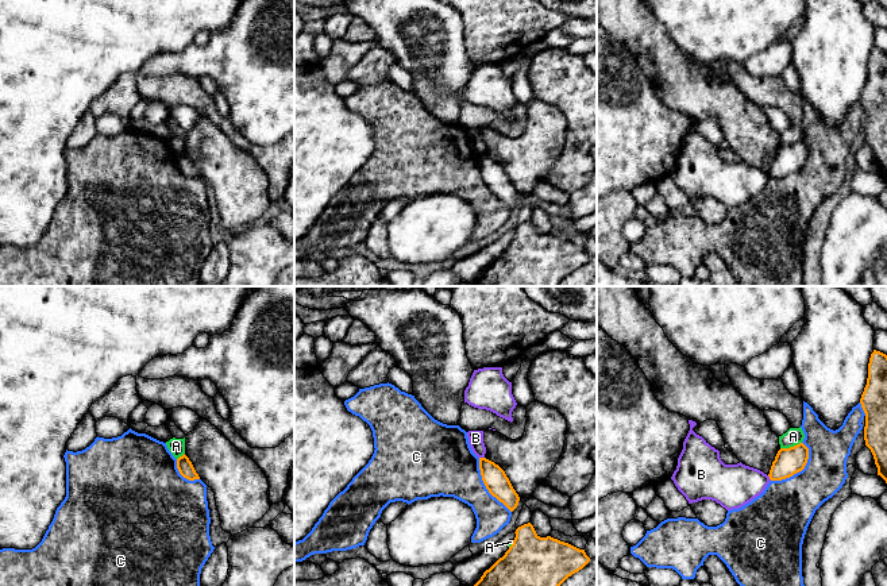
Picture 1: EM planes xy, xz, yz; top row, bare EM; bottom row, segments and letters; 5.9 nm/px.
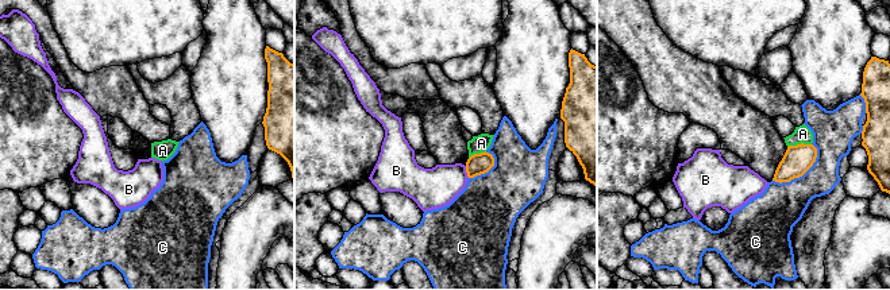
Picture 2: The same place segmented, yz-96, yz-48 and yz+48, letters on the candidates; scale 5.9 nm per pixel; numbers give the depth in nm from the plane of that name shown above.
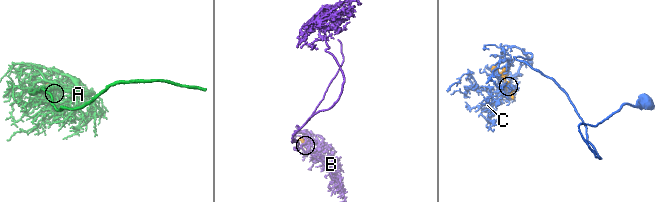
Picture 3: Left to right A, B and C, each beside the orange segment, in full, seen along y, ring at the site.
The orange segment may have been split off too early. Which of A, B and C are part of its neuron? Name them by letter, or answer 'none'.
none

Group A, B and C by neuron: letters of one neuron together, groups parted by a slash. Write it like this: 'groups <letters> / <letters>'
groups A / B / C

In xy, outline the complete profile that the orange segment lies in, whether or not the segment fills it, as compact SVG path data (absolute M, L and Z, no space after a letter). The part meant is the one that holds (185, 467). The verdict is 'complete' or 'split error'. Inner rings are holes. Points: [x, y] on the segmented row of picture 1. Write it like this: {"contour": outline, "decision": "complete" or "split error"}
{"contour": "M185 454L177 459L177 469L180 474L189 481L200 479L192 462Z", "decision": "complete"}

